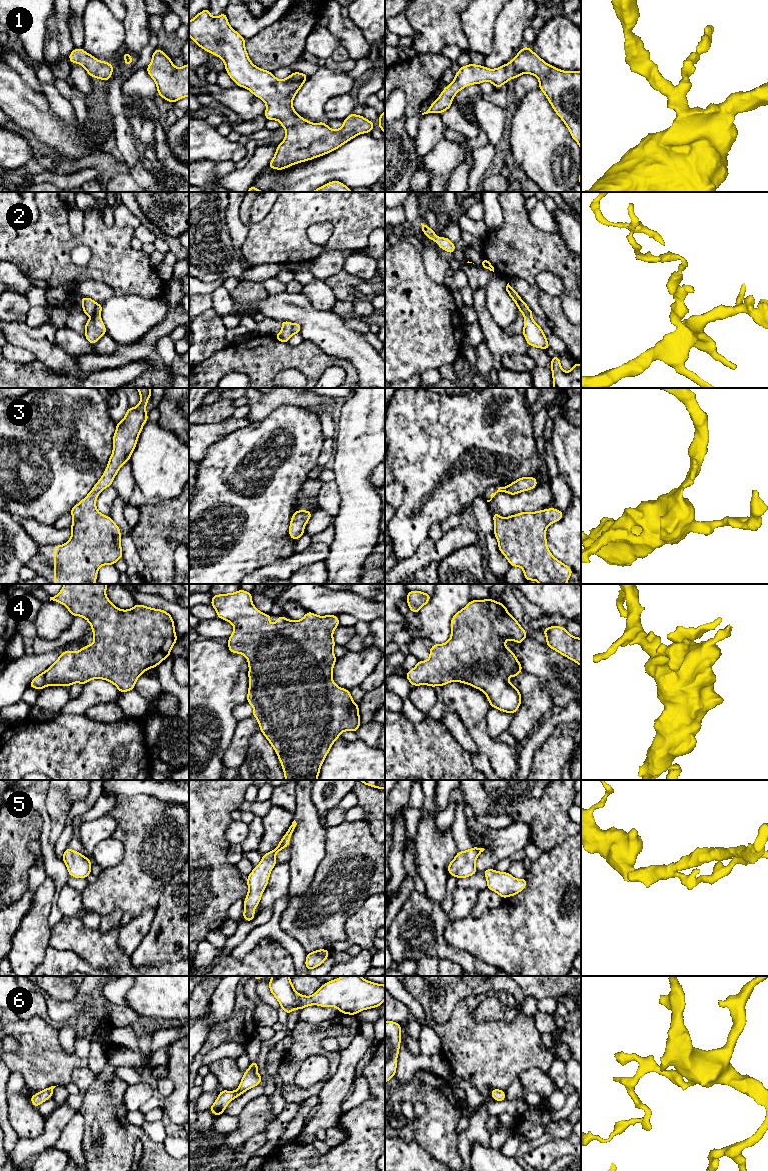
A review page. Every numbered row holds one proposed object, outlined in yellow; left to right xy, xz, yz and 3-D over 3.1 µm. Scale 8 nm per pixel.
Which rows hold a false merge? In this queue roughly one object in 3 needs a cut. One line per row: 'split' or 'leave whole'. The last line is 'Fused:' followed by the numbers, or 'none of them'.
1: leave whole
2: split
3: leave whole
4: leave whole
5: leave whole
6: leave whole
Fused: 2

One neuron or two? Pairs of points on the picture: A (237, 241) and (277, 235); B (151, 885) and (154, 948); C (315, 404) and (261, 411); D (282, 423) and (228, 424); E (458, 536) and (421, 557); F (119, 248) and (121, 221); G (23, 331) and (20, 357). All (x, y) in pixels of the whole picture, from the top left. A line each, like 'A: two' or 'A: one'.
A: two
B: two
C: one
D: two
E: one
F: two
G: two

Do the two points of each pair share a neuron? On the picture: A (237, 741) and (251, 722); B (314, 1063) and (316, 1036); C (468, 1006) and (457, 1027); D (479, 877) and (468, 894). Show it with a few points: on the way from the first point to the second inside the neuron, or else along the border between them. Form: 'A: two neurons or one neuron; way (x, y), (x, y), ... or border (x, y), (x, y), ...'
A: one neuron; way (241, 736), (247, 727)
B: two neurons; border (329, 1060), (321, 1055), (310, 1055), (298, 1071)
C: one neuron; way (463, 1011), (460, 1016), (460, 1022)
D: two neurons; border (457, 886), (477, 889), (479, 891)

